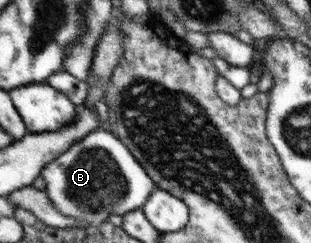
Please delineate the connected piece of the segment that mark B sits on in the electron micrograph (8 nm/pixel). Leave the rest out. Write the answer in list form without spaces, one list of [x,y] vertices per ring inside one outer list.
[[[101,127],[48,162],[40,175],[45,180],[51,205],[61,215],[95,226],[108,221],[111,215],[122,218],[126,213],[142,209],[156,188],[155,181],[127,145],[113,132]]]

